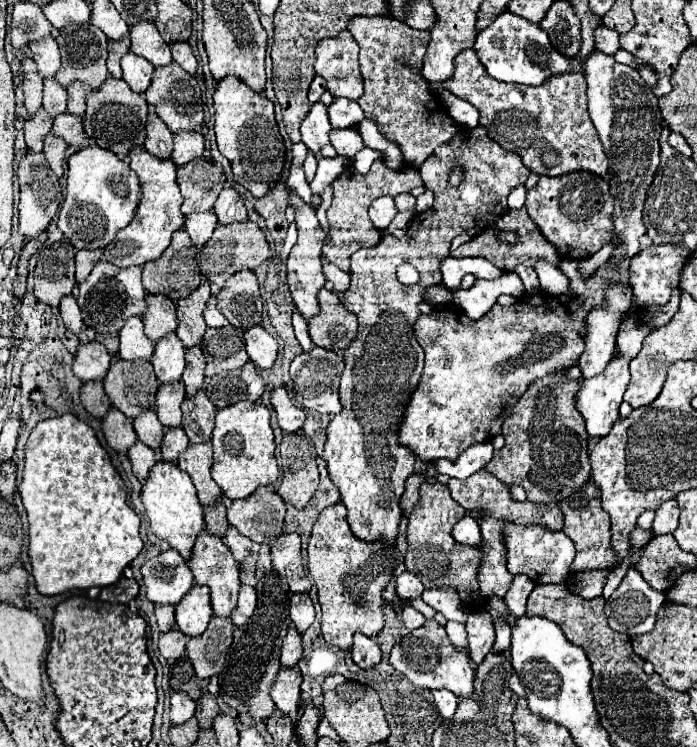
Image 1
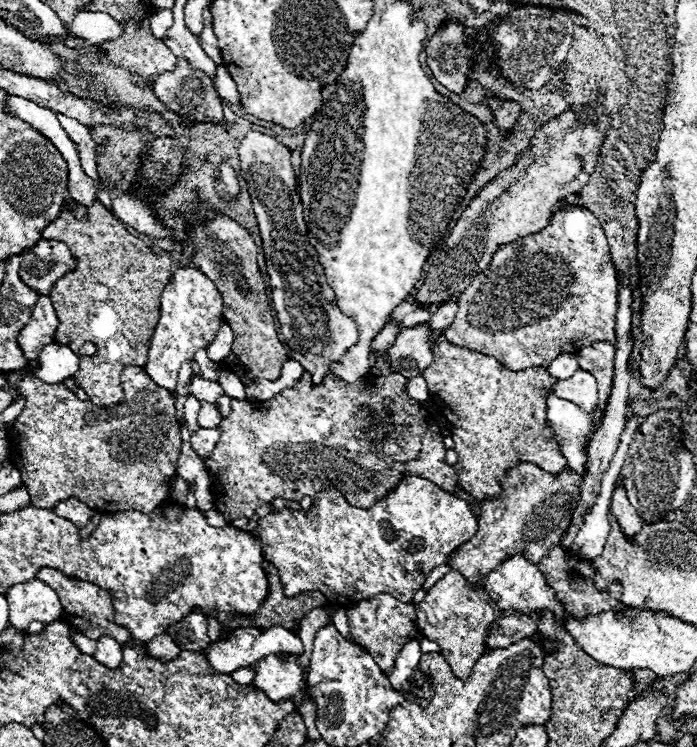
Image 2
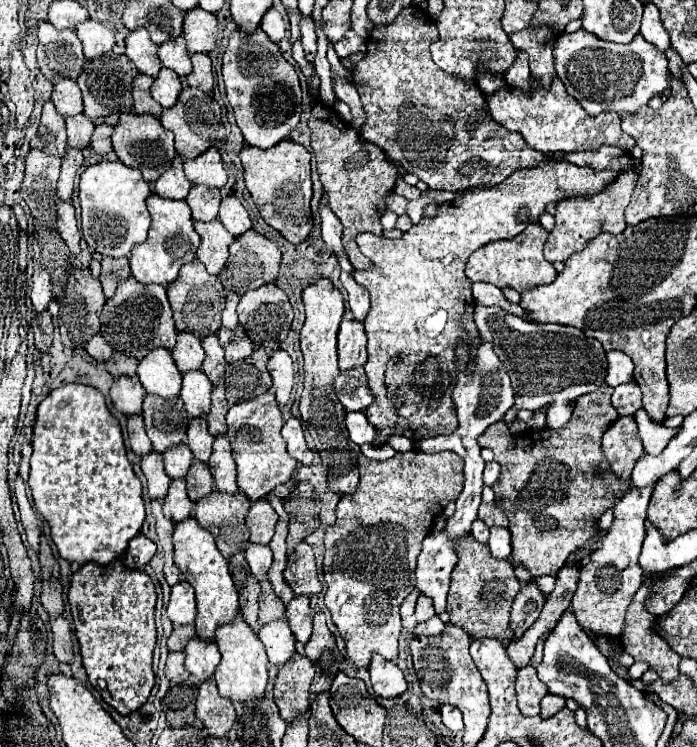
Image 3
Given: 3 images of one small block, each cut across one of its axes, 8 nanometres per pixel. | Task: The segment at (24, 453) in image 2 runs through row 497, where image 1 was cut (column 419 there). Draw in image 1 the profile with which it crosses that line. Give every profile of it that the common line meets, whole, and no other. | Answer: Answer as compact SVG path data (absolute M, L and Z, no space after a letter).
M356 16L348 24L350 34L360 44L360 70L364 78L364 94L358 98L358 104L366 112L366 118L376 120L376 126L380 128L380 134L394 144L398 144L404 162L410 166L422 166L422 162L430 156L430 146L440 146L458 134L458 124L452 120L452 116L446 112L446 108L440 102L440 96L430 90L428 82L422 78L422 58L428 48L428 32L408 28L404 22L392 18L392 16Z

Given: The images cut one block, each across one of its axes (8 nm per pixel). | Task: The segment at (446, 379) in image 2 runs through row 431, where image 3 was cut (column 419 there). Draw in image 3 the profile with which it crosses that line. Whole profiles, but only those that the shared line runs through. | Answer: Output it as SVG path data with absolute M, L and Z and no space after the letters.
M410 450L406 454L396 454L394 458L390 460L384 460L384 462L378 462L378 460L370 460L366 458L364 454L360 456L358 460L358 468L360 468L360 482L358 482L358 488L352 496L344 496L336 508L336 524L326 528L326 538L324 538L324 546L326 546L326 552L324 552L324 580L326 580L326 596L324 596L324 604L326 608L330 610L332 614L332 620L334 624L338 626L342 638L346 640L346 650L348 650L348 656L350 660L358 666L358 668L368 668L370 664L370 658L372 654L382 654L384 658L388 660L396 660L398 658L398 638L400 638L400 630L402 630L402 624L400 624L400 604L402 600L406 598L408 592L412 592L416 588L416 578L414 578L414 568L416 568L416 558L420 554L420 548L422 548L422 540L426 538L426 534L432 530L432 524L434 524L434 518L444 512L444 508L454 502L460 492L462 492L462 482L464 482L464 474L462 474L462 468L464 468L464 462L460 460L460 456L456 456L456 452L436 452L436 454L426 454L426 452L420 452L420 450Z

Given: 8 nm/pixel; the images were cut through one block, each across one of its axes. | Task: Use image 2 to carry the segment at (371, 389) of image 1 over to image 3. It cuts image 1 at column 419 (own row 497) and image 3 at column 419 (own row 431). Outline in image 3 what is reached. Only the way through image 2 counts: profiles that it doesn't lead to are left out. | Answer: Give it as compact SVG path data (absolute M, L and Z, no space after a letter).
M552 160L536 168L514 172L502 184L496 184L492 188L472 188L462 198L444 204L444 208L440 208L440 214L436 214L434 218L422 218L398 240L388 240L372 232L360 232L360 236L356 236L362 254L374 262L372 270L354 272L358 284L362 284L370 292L372 302L370 312L364 320L368 336L368 362L364 370L368 376L368 386L376 396L376 400L366 408L370 424L378 428L378 438L372 444L380 446L386 442L386 436L392 434L404 434L412 442L418 442L428 436L452 434L458 428L458 416L452 402L452 390L458 384L456 344L458 340L470 344L470 348L478 348L480 344L480 332L472 318L472 282L464 274L464 266L470 254L488 242L514 238L528 224L536 222L550 204L558 204L560 200L568 198L600 194L618 176L620 172L616 170L598 172L594 168L576 166L564 160Z

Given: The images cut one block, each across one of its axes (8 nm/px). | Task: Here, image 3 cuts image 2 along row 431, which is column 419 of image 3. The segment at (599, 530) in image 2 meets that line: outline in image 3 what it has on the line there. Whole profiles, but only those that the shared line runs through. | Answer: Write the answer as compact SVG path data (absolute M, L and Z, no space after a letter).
M432 616L430 620L418 624L418 626L414 628L414 634L416 634L416 636L438 636L440 632L444 632L444 628L446 628L446 624L444 624L438 616Z

